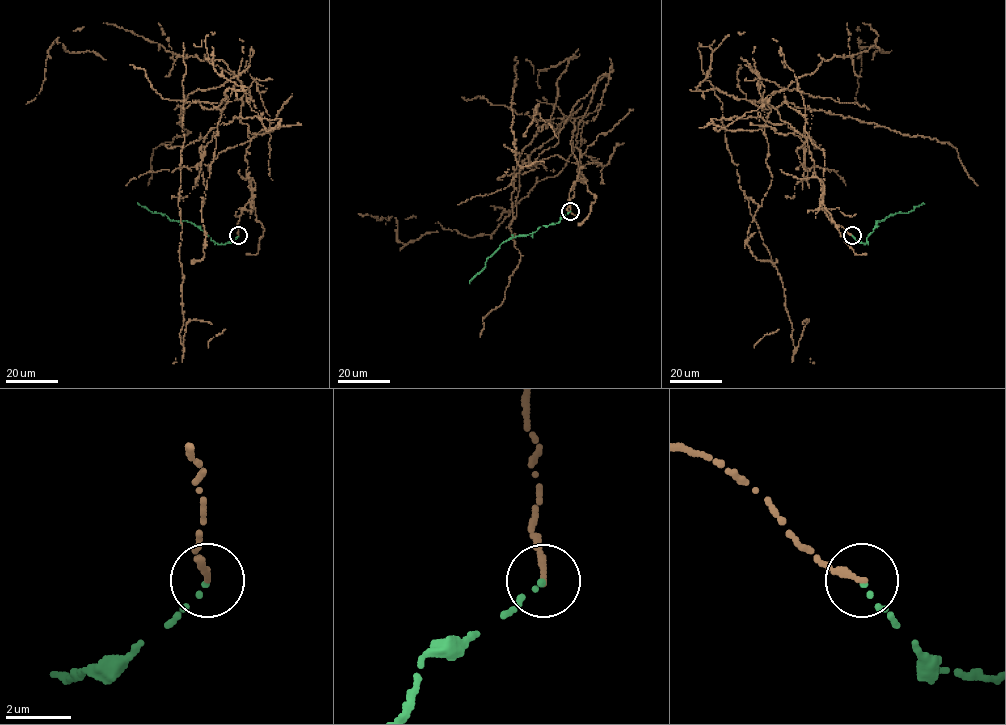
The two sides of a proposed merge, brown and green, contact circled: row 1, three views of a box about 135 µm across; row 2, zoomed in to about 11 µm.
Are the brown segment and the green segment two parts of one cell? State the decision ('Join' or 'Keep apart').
Keep apart

